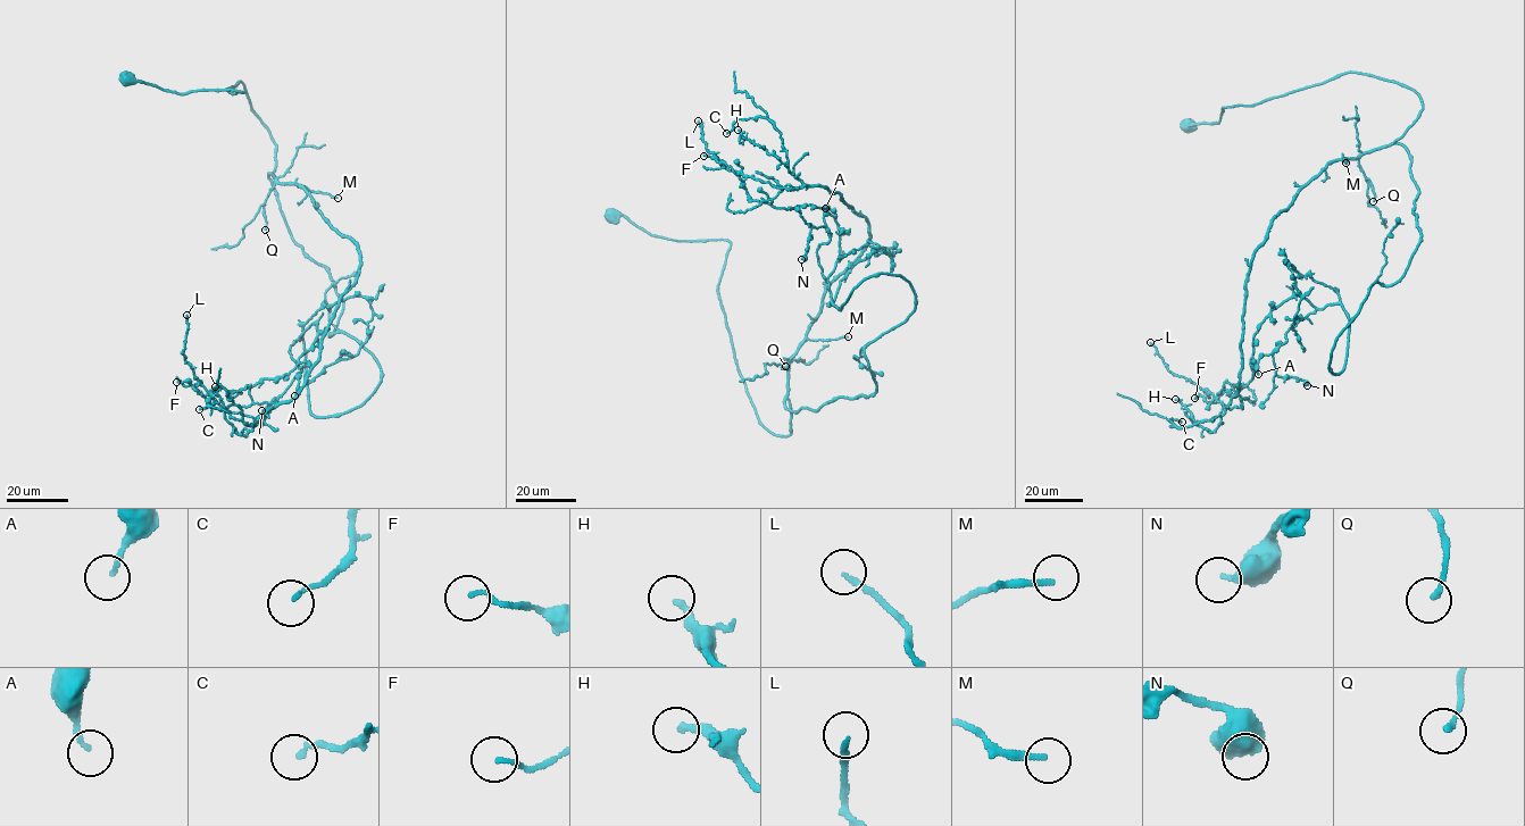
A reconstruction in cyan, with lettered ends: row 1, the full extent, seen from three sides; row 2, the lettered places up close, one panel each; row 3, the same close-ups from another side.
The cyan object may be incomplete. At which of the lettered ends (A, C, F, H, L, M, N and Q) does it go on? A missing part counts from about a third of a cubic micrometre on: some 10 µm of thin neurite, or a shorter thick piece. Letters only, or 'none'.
M

